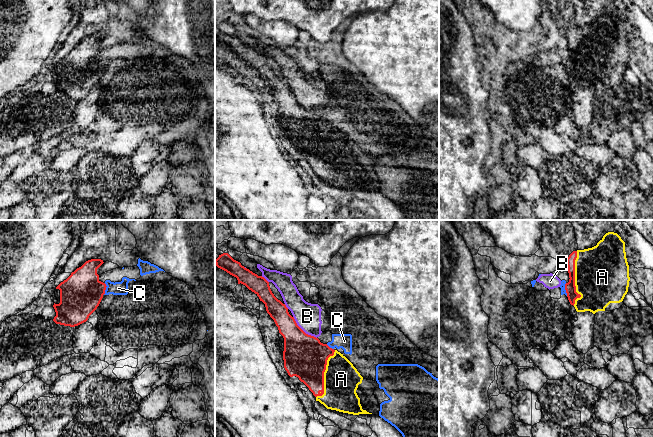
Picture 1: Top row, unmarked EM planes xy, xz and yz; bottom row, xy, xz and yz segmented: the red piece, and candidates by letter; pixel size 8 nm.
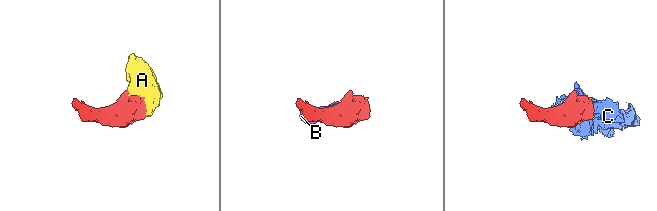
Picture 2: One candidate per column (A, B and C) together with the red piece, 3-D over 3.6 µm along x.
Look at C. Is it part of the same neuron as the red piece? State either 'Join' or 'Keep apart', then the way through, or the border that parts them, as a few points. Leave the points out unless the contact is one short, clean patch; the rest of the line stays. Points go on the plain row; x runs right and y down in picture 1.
Keep apart. Boundary: yz (565, 59), (567, 71)

